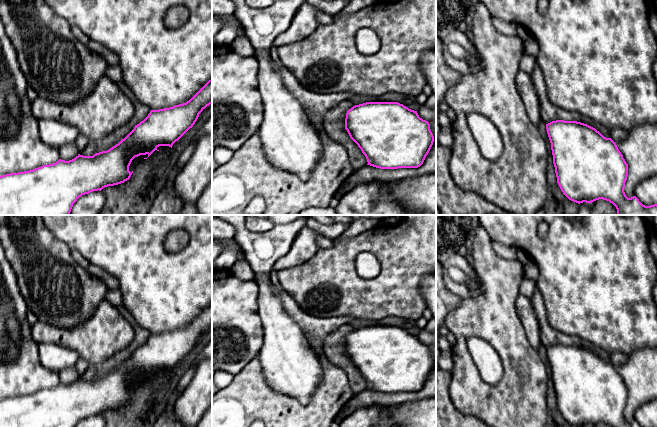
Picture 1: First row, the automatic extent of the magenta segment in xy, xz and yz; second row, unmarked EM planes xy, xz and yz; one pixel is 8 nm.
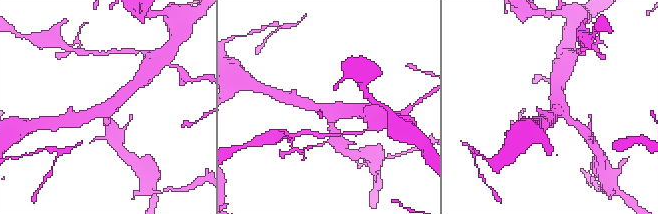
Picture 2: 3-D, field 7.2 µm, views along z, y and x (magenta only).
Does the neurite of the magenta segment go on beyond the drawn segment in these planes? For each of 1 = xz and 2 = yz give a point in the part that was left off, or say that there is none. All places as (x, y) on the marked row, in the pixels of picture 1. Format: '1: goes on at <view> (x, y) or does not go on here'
1: does not go on here
2: does not go on here

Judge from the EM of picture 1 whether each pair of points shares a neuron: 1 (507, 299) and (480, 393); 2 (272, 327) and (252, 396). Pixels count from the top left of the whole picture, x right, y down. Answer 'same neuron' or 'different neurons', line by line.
1: same neuron
2: different neurons

